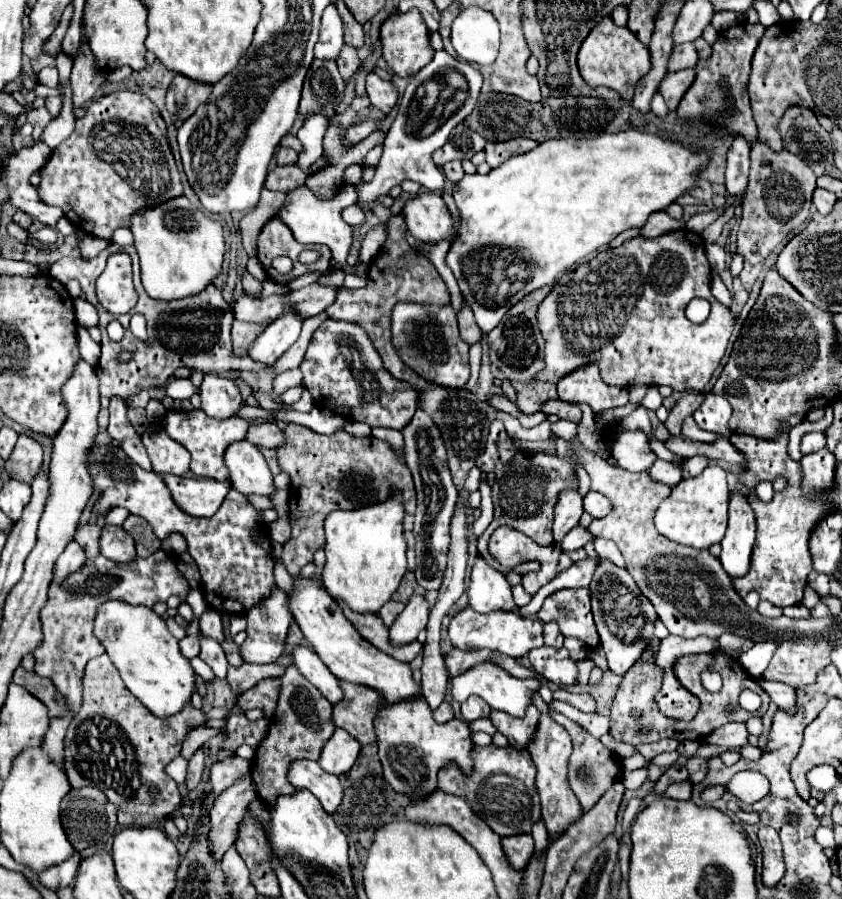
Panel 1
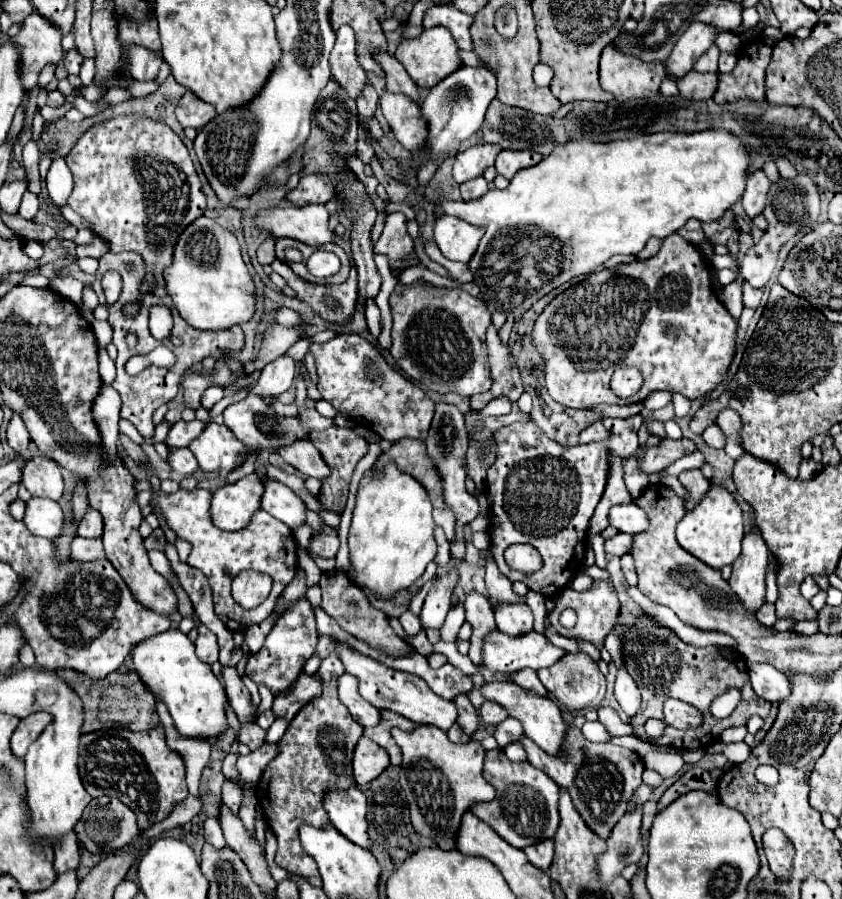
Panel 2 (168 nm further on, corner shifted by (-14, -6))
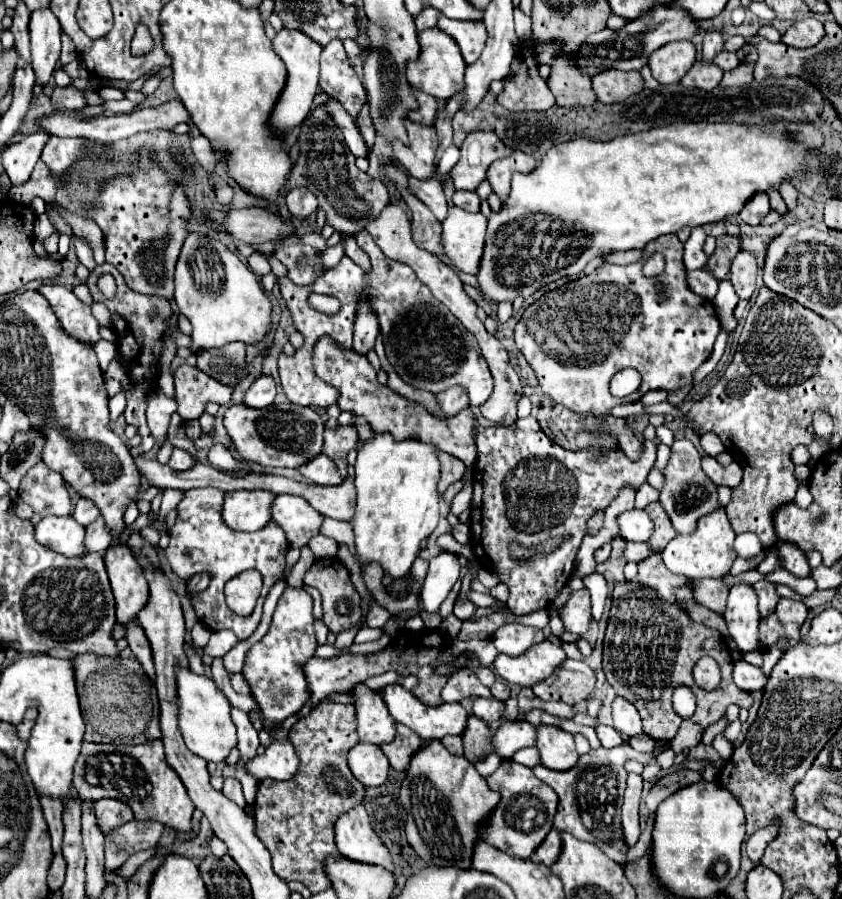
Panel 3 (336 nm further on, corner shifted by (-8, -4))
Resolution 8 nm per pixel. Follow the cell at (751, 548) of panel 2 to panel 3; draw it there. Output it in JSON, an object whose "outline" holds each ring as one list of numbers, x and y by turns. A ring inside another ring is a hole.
{"outline":[[737,583,729,589,727,609,723,613,729,633,737,643,739,651,753,651,761,649,759,643,759,609,757,609,757,595,755,589,747,583]]}

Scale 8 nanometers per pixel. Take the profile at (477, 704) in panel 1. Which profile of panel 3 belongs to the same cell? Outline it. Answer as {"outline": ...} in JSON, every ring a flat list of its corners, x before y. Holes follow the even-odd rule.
{"outline":[[477,697,473,703,473,715,477,715,479,719,483,719,485,723,493,723,499,721,503,717,503,703,497,699,483,699]]}

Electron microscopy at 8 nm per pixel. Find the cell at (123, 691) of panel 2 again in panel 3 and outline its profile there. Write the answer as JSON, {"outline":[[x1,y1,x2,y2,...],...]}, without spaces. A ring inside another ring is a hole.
{"outline":[[77,655,71,659,75,683,85,719,85,741,145,743,161,737,157,691,137,659,97,659,95,655]]}

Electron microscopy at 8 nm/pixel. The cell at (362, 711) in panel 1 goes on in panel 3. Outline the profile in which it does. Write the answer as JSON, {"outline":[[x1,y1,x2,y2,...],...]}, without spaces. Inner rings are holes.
{"outline":[[395,723,395,729,397,729,395,739,391,743,383,743,381,751,387,755,395,771,405,771,405,767,409,765,409,755,413,755,413,751,421,747,421,739,401,723]]}

